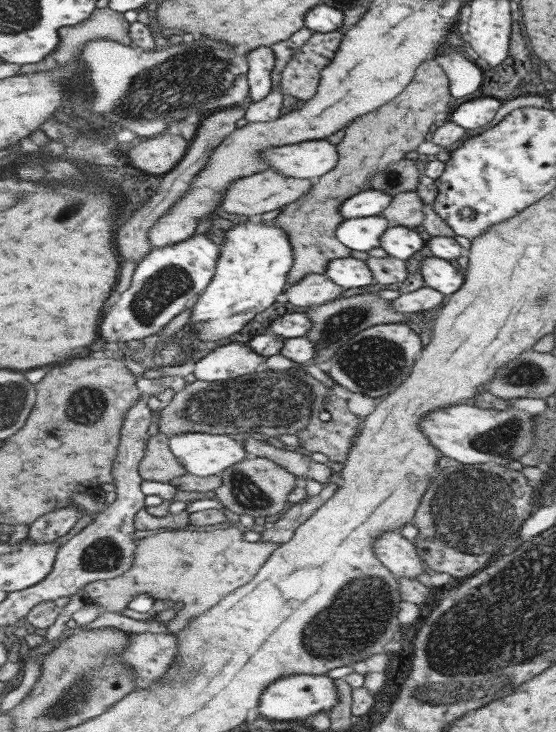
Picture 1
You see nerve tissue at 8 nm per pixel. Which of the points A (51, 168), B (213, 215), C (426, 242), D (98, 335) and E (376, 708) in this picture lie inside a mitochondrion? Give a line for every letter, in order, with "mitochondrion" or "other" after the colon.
A: mitochondrion
B: other
C: other
D: other
E: other

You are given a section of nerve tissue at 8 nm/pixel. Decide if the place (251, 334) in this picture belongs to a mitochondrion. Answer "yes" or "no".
no

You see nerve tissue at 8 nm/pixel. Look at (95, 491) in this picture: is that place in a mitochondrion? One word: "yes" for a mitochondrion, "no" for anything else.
no

